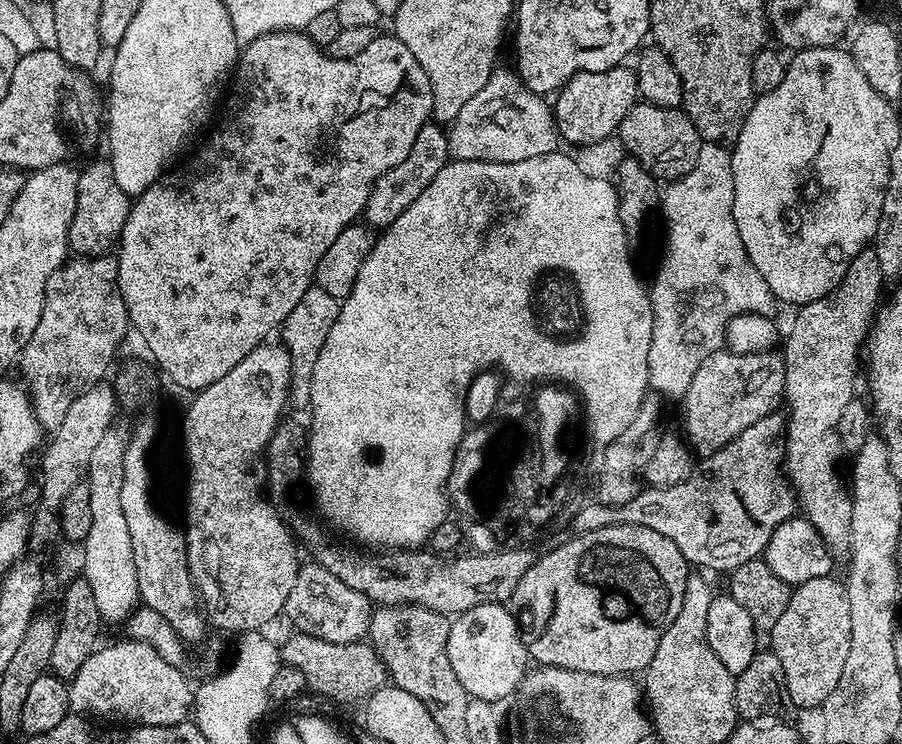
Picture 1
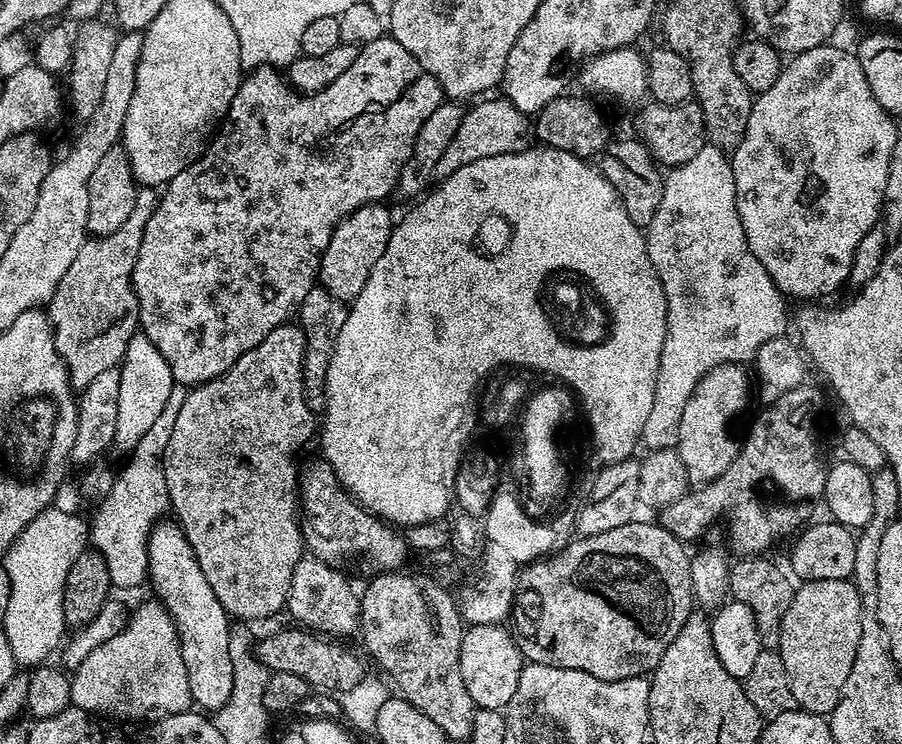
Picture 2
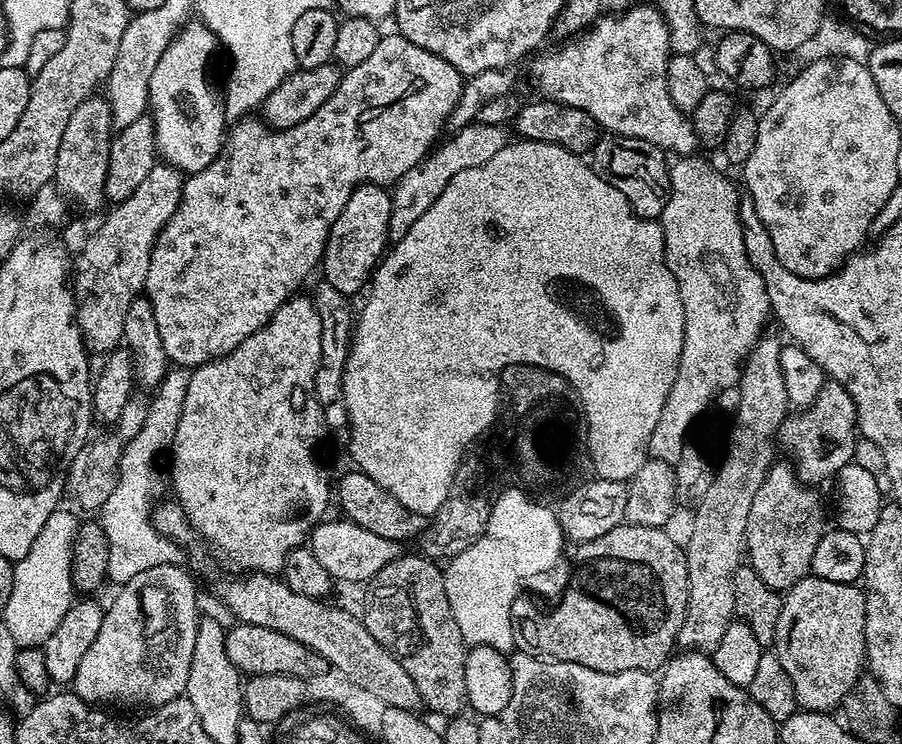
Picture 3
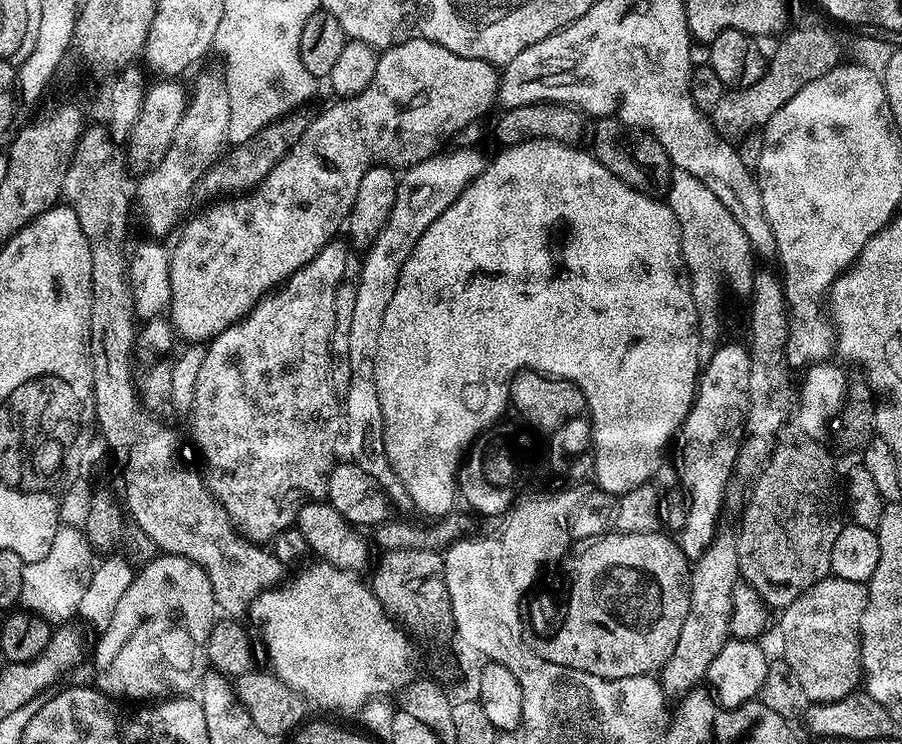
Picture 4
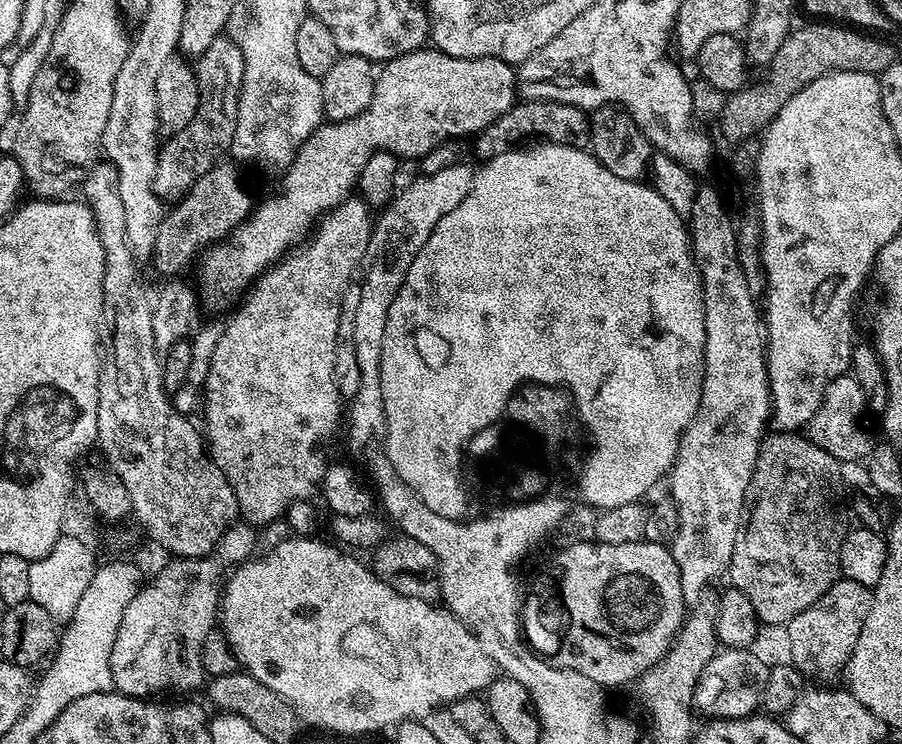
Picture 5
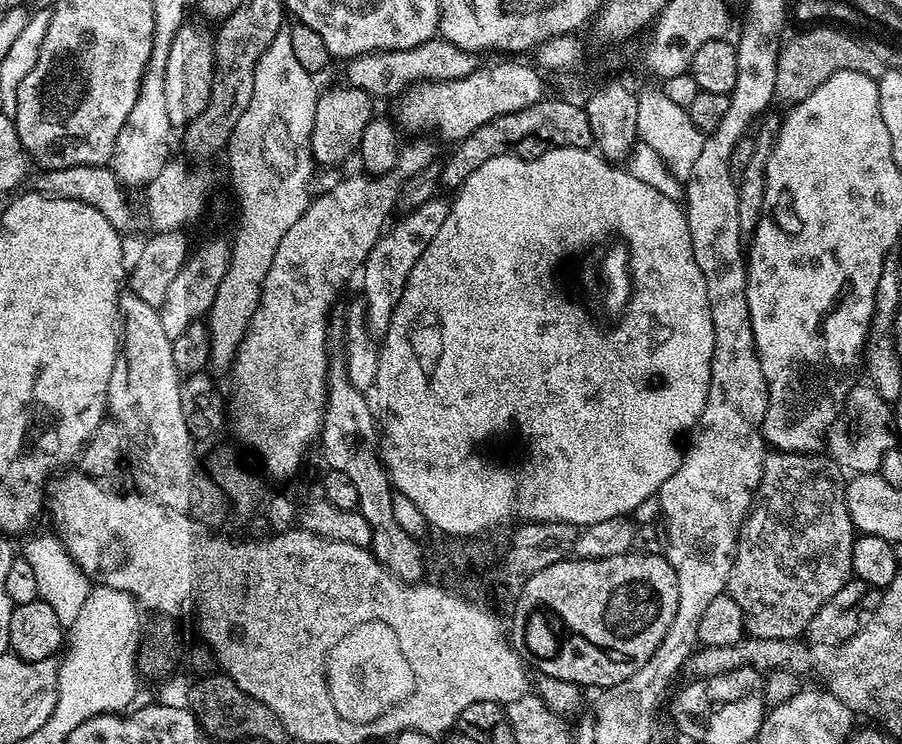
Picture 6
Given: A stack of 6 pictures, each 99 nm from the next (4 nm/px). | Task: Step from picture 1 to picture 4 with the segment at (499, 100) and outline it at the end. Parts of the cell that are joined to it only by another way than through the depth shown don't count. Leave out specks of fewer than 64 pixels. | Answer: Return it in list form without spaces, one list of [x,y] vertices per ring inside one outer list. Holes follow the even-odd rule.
[[[453,147],[452,152],[441,150],[436,155],[412,165],[399,177],[396,185],[394,206],[390,210],[388,223],[376,240],[364,253],[364,265],[360,268],[360,280],[355,281],[356,301],[354,314],[350,318],[350,386],[342,397],[342,439],[338,444],[341,461],[366,470],[372,483],[386,493],[397,509],[413,507],[406,486],[394,474],[388,464],[384,450],[384,414],[382,392],[378,387],[378,351],[380,349],[380,330],[386,306],[396,289],[398,274],[406,266],[406,258],[414,250],[418,238],[439,216],[462,194],[462,190],[474,178],[481,176],[488,168],[489,157],[480,153],[479,147]]]

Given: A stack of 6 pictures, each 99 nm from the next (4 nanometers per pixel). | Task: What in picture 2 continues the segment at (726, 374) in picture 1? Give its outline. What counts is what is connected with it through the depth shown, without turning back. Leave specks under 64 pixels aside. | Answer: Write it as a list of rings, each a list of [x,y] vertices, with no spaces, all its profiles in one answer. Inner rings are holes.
[[[742,364],[714,366],[714,370],[698,382],[694,394],[690,394],[690,402],[686,402],[686,410],[682,410],[675,450],[686,468],[689,485],[709,484],[734,462],[738,440],[732,437],[731,424],[748,404],[748,376],[744,371],[746,368]]]

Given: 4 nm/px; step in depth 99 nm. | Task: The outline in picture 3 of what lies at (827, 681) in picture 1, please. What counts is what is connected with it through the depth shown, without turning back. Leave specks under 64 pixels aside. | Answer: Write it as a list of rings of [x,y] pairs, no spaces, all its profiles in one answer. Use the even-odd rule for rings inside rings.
[[[811,574],[804,576],[793,588],[783,593],[776,627],[774,651],[778,662],[794,682],[797,705],[805,712],[831,713],[847,701],[866,668],[864,631],[866,630],[866,602],[864,593],[856,584],[826,582]]]

